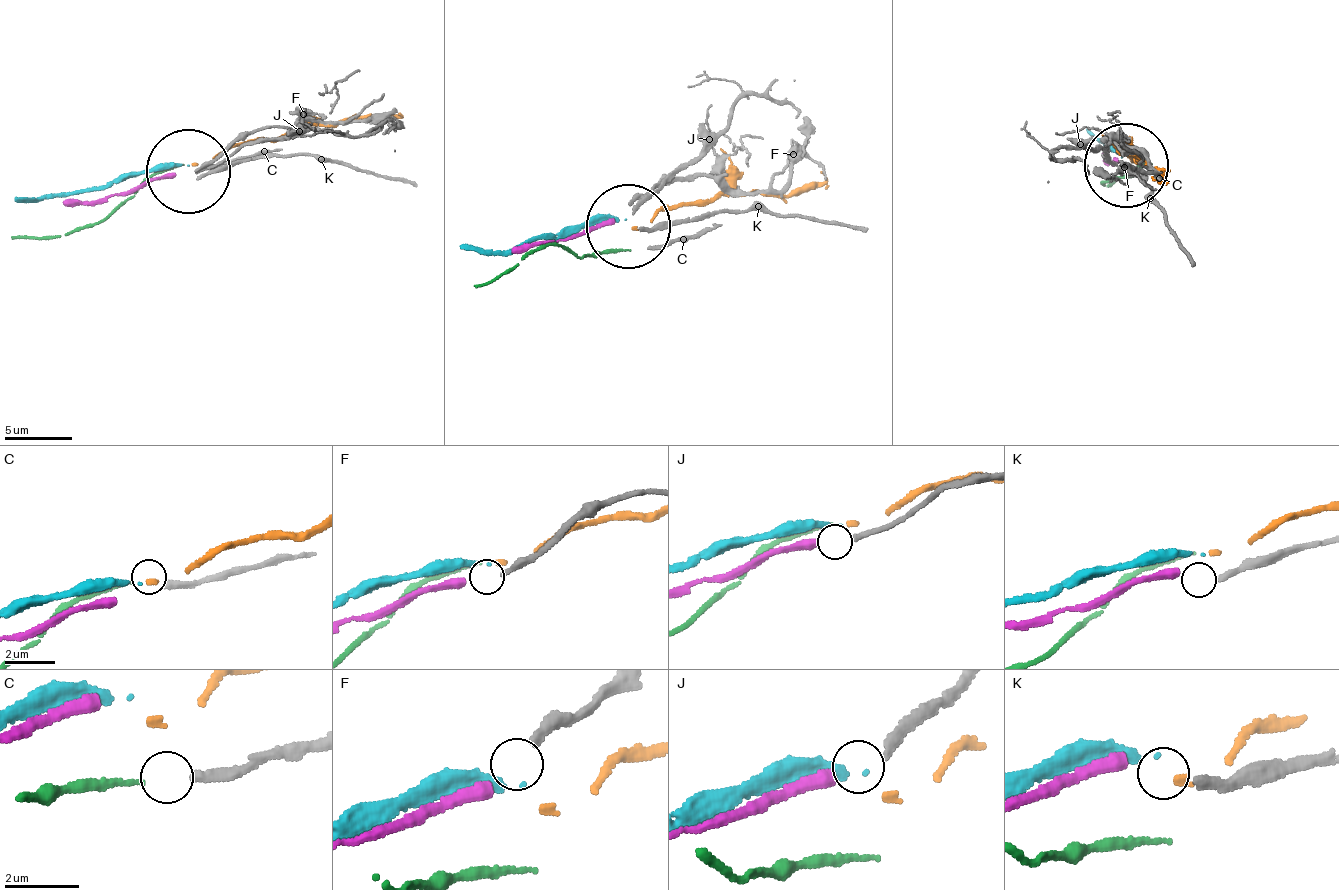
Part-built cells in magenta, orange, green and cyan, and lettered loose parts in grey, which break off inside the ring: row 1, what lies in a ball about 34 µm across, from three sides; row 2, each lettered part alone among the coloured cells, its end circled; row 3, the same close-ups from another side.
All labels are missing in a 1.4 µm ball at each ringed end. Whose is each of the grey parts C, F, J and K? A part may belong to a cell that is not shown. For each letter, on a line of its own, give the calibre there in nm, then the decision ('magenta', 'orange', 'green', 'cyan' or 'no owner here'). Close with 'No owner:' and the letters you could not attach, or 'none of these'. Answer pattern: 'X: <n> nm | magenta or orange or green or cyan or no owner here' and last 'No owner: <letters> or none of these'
C: 280 nm | green
F: 240 nm | no owner here
J: 240 nm | magenta
K: 260 nm | no owner here
No owner: F, K

